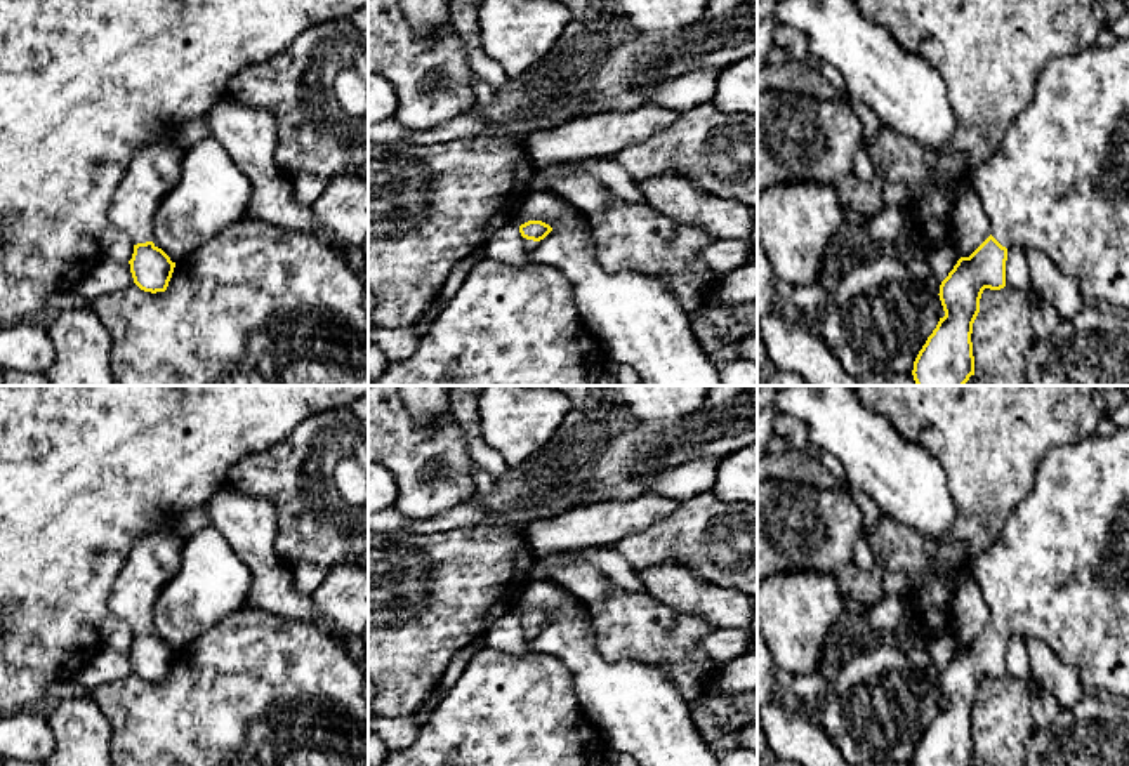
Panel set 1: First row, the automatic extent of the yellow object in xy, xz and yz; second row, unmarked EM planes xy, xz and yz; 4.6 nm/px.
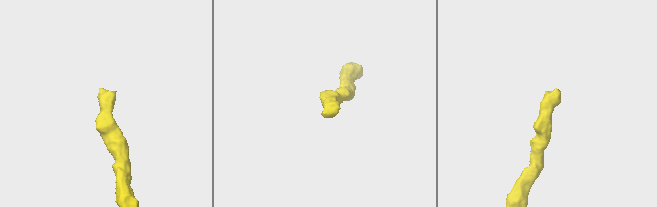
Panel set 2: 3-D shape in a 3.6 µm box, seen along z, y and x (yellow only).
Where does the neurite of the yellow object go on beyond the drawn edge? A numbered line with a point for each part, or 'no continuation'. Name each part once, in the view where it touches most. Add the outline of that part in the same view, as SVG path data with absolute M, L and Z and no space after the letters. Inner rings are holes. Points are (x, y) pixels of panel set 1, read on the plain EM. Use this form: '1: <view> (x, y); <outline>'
1: xy (155, 558); M179 516L134 542L108 596L109 615L125 620L135 634L153 631L156 598L181 570L184 538L174 528Z

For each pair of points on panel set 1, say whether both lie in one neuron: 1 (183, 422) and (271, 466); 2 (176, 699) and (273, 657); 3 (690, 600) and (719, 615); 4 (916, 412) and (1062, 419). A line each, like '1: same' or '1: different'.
1: different
2: same
3: same
4: same

